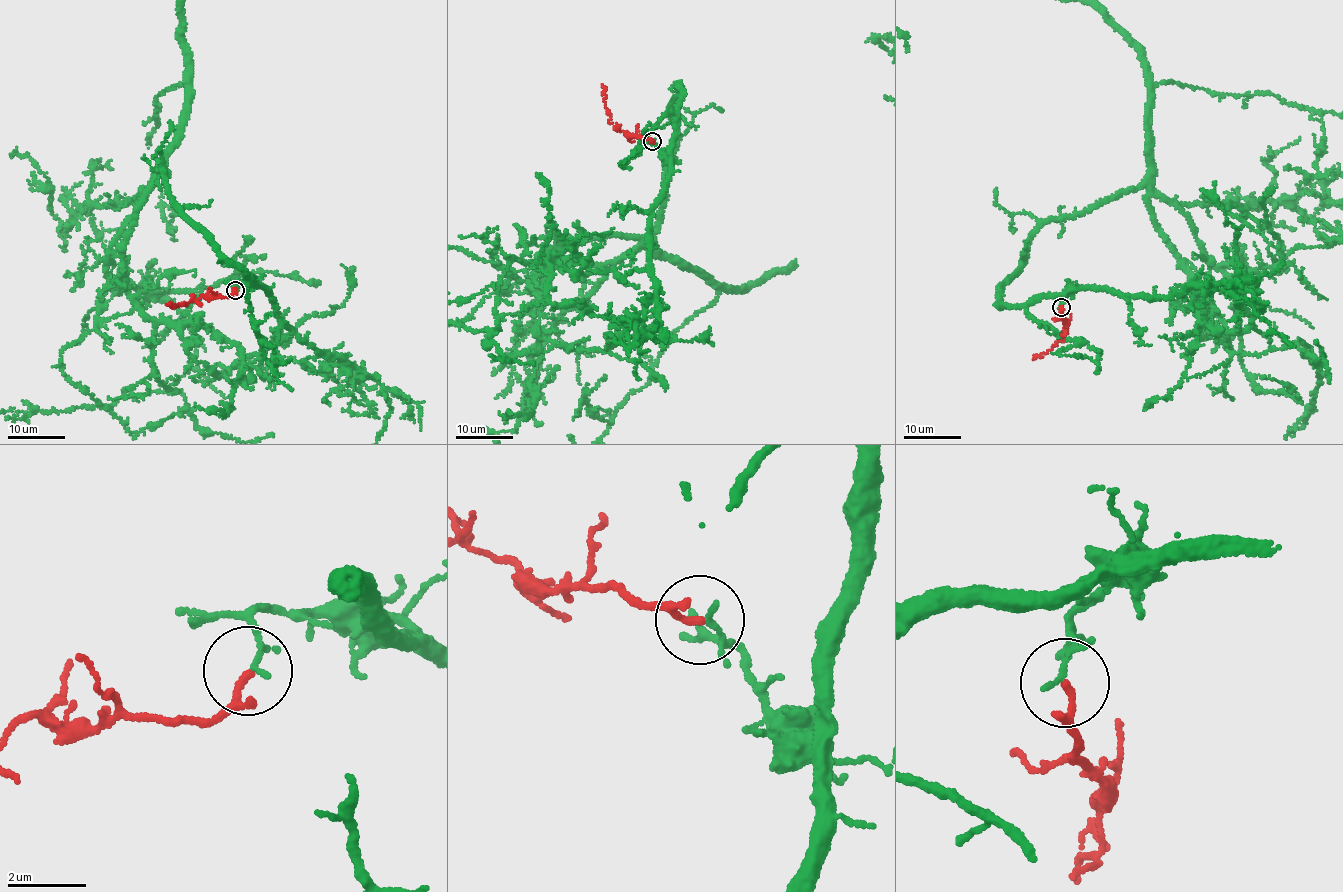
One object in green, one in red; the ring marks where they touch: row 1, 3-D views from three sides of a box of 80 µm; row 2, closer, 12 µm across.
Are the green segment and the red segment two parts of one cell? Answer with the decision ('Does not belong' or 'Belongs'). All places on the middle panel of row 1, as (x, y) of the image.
Does not belong

